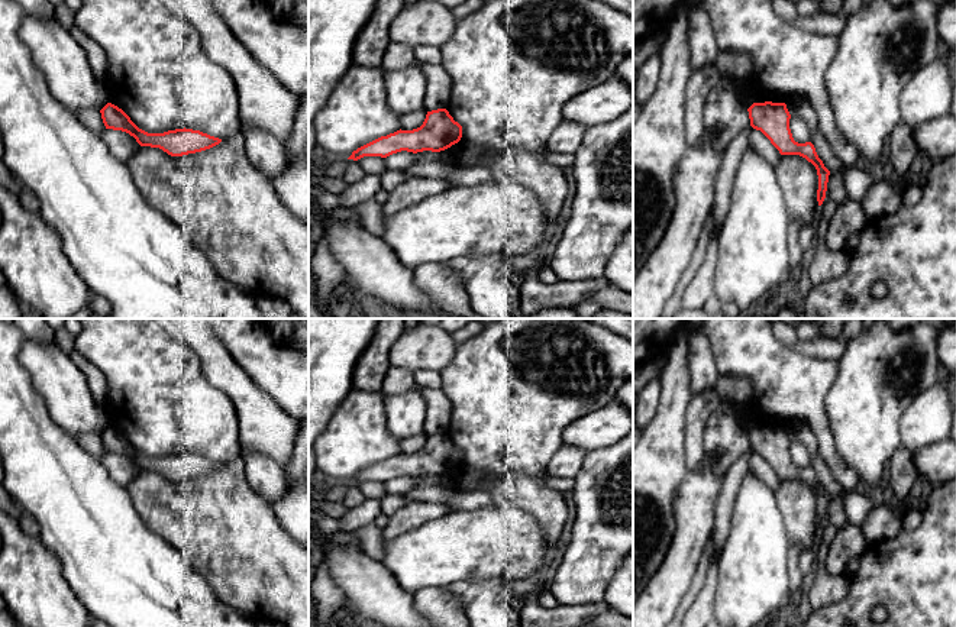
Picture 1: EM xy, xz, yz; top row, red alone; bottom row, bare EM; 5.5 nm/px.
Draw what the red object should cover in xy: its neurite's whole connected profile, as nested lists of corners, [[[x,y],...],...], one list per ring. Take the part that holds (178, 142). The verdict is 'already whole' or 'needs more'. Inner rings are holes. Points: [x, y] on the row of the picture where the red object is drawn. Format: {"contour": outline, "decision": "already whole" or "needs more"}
{"contour": [[[107,103],[100,113],[106,129],[126,132],[141,146],[159,148],[171,156],[201,152],[222,142],[219,138],[185,127],[164,133],[148,133],[139,129],[122,109],[112,103]]], "decision": "already whole"}

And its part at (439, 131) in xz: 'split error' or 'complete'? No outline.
complete

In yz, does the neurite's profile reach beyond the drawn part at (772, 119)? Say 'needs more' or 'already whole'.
already whole

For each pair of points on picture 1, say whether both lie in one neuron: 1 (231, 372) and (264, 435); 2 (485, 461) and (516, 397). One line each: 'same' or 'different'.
1: same
2: same

